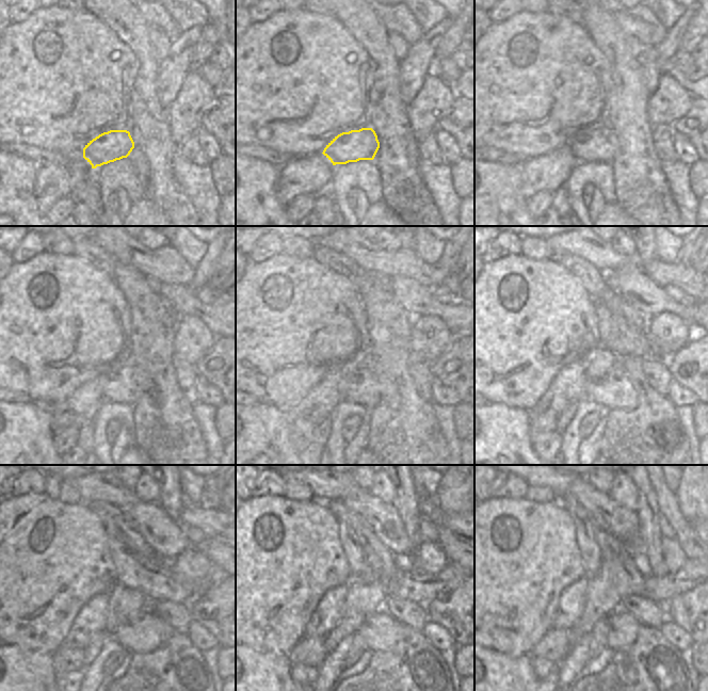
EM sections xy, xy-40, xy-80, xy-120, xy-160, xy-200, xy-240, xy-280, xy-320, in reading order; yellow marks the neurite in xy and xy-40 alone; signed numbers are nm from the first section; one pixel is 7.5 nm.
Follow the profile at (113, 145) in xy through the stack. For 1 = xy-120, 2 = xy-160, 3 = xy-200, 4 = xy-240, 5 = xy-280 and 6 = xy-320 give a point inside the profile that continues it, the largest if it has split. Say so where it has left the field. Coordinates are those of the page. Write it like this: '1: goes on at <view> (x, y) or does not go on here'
1: goes on at xy-120 (127, 384)
2: goes on at xy-160 (368, 387)
3: goes on at xy-200 (614, 390)
4: goes on at xy-240 (141, 631)
5: goes on at xy-280 (380, 630)
6: goes on at xy-320 (624, 626)

